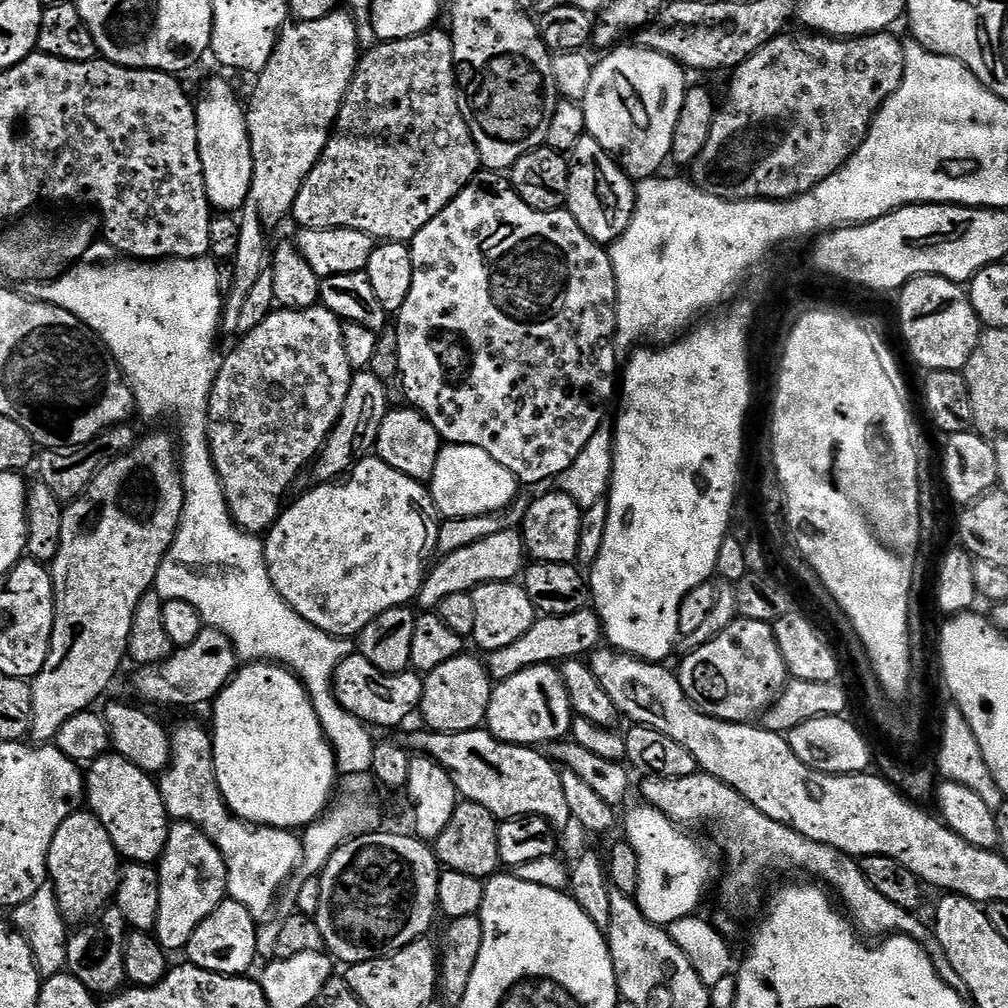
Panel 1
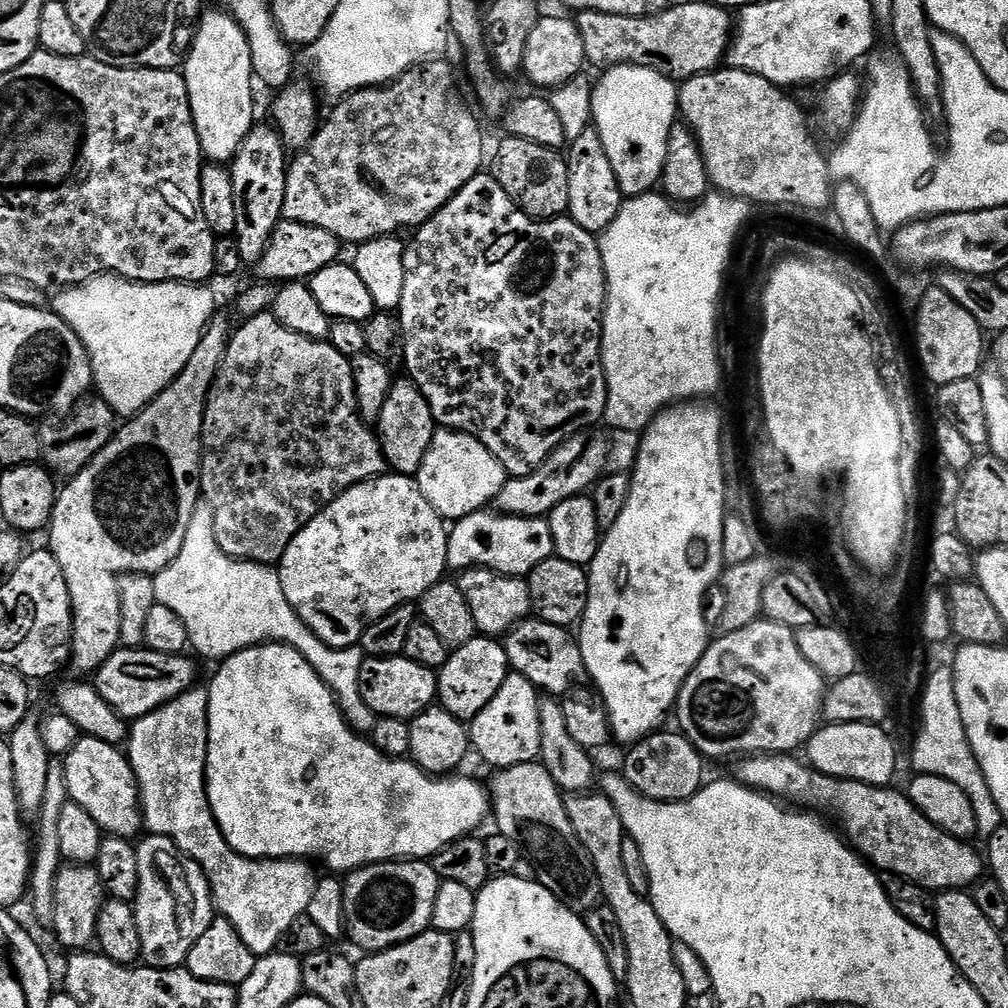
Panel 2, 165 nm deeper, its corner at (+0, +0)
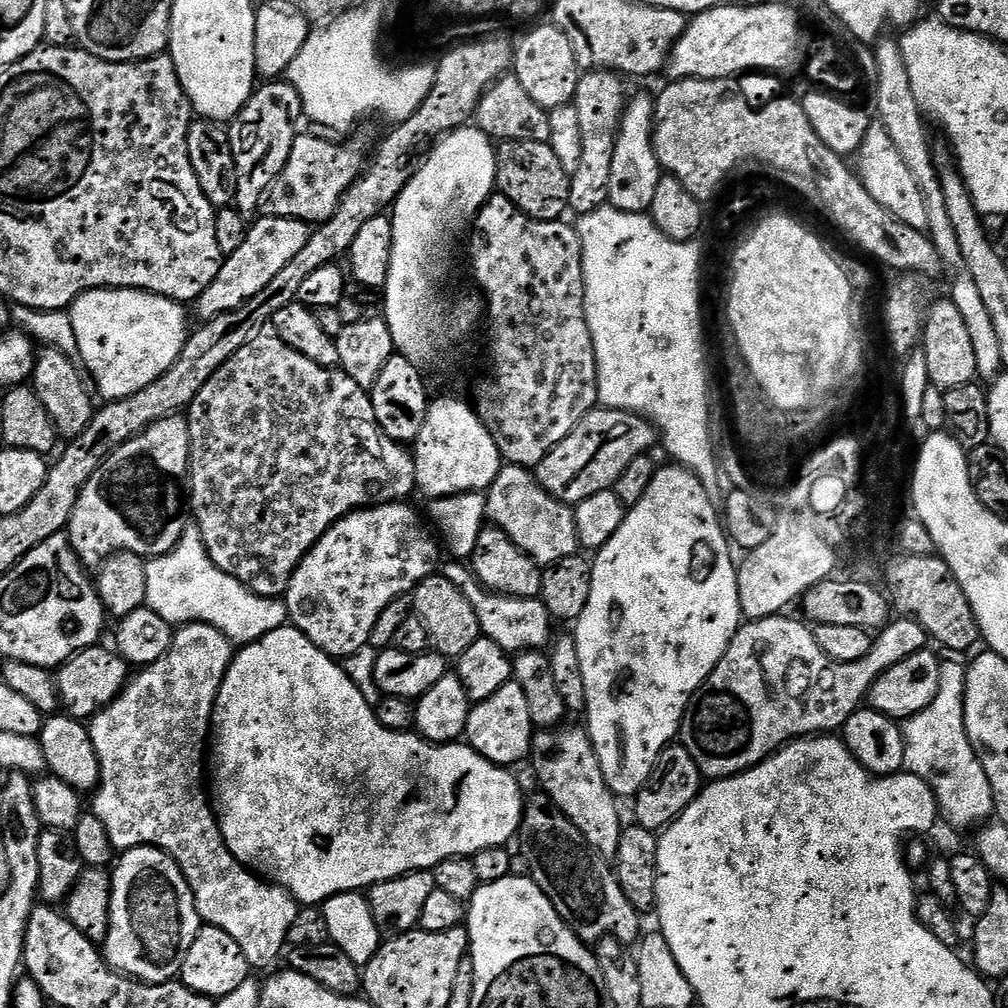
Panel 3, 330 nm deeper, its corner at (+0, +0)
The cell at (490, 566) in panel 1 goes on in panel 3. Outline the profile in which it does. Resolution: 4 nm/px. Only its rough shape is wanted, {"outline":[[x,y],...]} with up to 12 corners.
{"outline":[[505,463],[487,523],[534,563],[581,551],[574,511]]}

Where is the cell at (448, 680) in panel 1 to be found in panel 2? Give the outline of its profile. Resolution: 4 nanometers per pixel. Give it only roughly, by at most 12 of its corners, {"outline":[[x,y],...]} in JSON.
{"outline":[[477,634],[438,669],[439,707],[470,722],[510,674],[503,643]]}

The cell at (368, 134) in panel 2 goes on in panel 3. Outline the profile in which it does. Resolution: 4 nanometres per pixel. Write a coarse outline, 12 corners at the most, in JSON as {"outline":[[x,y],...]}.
{"outline":[[297,135],[263,215],[324,224],[365,167],[356,144]]}

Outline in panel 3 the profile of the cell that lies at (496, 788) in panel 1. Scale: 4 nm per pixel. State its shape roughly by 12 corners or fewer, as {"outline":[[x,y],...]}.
{"outline":[[543,794],[518,852],[585,944],[641,939],[613,865]]}

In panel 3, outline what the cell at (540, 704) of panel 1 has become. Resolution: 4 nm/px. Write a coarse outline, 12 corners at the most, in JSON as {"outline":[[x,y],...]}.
{"outline":[[522,686],[473,703],[466,743],[492,764],[527,761],[533,735]]}

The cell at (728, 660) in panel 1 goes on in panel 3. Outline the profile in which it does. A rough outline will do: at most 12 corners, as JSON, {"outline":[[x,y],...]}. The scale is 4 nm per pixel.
{"outline":[[788,614],[741,623],[679,739],[737,776],[832,734],[929,647],[893,619],[858,662]]}

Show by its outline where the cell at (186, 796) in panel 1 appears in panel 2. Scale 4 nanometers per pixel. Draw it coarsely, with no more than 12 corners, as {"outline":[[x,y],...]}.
{"outline":[[208,689],[135,721],[144,828],[198,862],[252,955],[307,913],[303,860],[231,848],[208,801]]}

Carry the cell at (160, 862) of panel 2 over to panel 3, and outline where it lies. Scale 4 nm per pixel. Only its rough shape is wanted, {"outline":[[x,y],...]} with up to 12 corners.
{"outline":[[161,848],[111,869],[113,972],[167,984],[200,933],[194,894]]}

